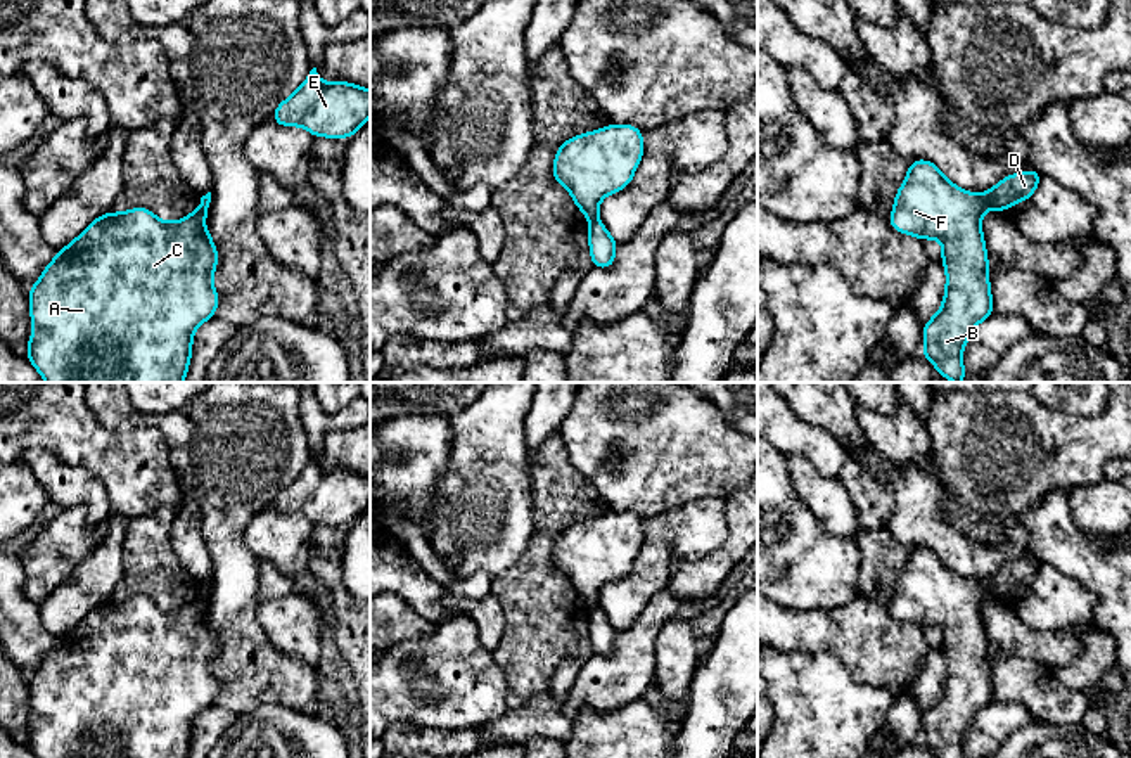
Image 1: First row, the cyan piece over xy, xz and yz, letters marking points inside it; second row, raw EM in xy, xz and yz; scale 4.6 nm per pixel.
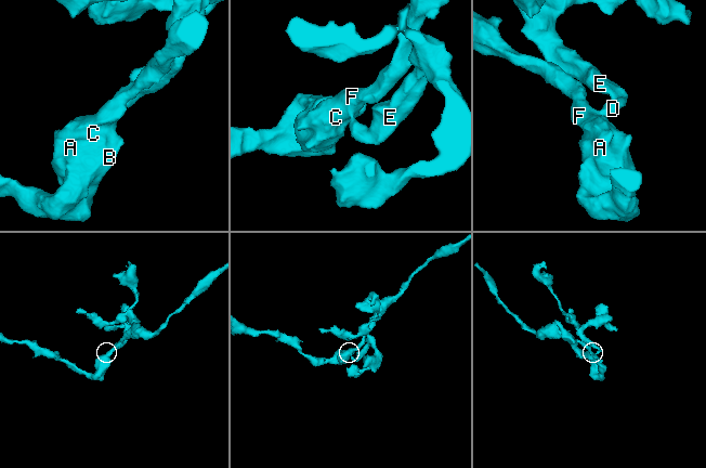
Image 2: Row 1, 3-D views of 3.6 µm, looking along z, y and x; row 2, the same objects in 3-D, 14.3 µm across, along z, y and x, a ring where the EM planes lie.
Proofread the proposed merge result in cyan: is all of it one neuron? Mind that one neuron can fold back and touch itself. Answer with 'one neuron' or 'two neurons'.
two neurons

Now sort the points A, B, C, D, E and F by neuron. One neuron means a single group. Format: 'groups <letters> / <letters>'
groups A B C F / D E

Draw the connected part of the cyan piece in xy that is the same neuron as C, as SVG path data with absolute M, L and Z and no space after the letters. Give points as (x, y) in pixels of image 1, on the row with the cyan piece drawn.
M202 196L197 209L178 222L163 222L147 208L133 208L123 213L114 213L114 211L104 213L102 216L95 218L71 244L57 251L55 258L42 272L38 282L29 287L29 315L33 322L33 334L28 341L26 358L31 362L31 365L40 372L40 376L47 382L183 382L185 381L190 357L192 357L194 332L201 324L214 317L214 312L220 305L220 294L213 287L213 273L218 267L218 249L211 241L208 227L202 225L202 222L208 218L208 211L209 211L209 201Z

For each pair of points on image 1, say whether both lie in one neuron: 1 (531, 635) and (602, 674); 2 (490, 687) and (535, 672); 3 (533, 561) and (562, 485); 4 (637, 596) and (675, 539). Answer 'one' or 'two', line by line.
1: two
2: two
3: one
4: one

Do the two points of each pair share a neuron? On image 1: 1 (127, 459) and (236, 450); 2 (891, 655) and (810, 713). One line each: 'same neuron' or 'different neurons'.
1: different neurons
2: different neurons

